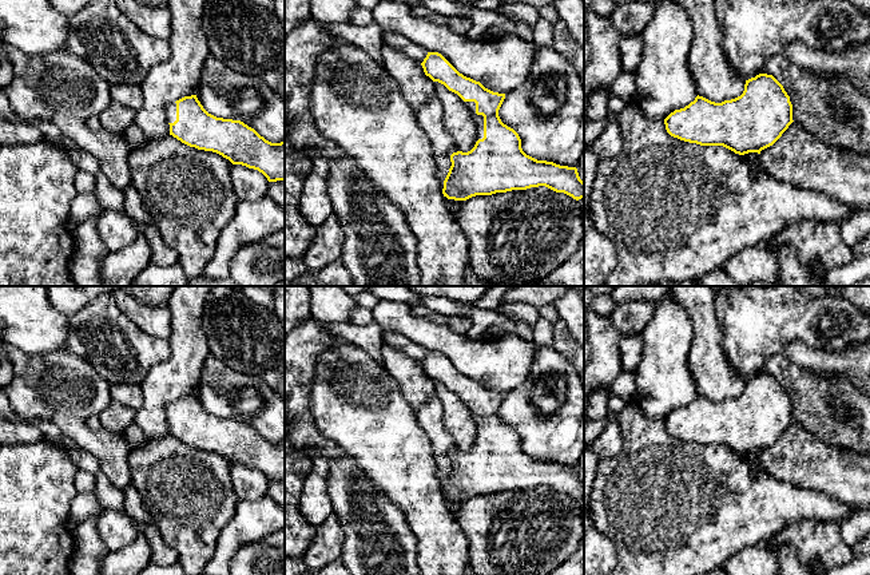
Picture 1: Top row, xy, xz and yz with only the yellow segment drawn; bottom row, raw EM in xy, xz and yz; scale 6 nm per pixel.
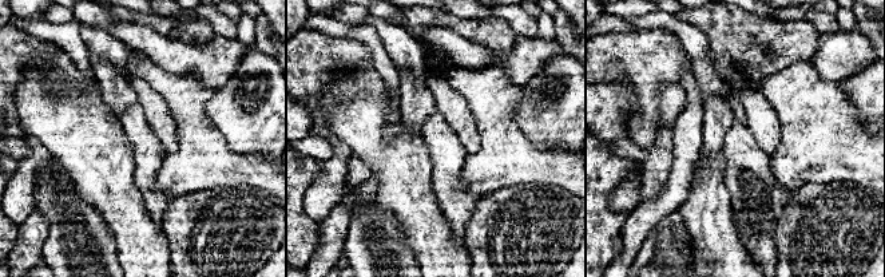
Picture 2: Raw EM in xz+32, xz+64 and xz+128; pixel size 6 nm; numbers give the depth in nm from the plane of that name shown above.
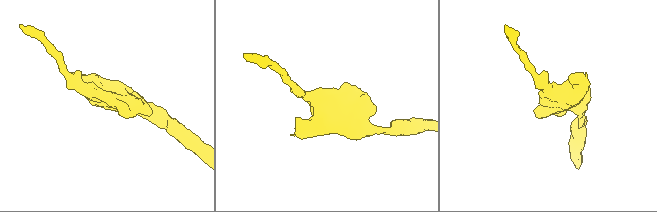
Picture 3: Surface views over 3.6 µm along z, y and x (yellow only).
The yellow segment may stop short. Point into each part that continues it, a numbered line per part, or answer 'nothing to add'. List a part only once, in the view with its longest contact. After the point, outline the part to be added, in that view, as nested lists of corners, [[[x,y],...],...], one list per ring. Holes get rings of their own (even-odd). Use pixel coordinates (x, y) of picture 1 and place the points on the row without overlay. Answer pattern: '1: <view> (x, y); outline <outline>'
1: xz (472, 405); outline [[[465,401],[469,407],[472,415],[474,416],[477,425],[478,425],[478,435],[477,440],[484,437],[484,416],[476,413],[476,402],[474,401]]]

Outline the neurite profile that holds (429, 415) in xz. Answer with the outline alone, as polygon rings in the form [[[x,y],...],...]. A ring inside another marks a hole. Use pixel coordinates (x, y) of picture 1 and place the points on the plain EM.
[[[436,394],[416,411],[416,417],[432,443],[432,451],[437,465],[436,475],[442,489],[444,480],[452,465],[450,455],[460,449],[444,425],[442,405]]]

